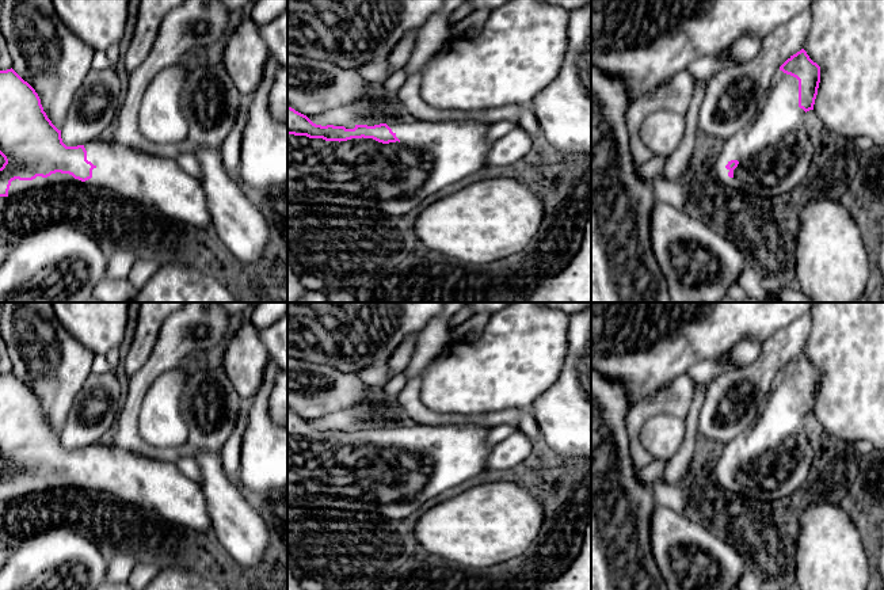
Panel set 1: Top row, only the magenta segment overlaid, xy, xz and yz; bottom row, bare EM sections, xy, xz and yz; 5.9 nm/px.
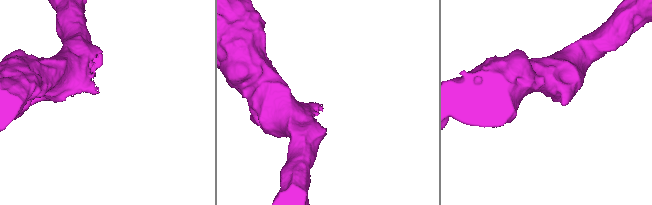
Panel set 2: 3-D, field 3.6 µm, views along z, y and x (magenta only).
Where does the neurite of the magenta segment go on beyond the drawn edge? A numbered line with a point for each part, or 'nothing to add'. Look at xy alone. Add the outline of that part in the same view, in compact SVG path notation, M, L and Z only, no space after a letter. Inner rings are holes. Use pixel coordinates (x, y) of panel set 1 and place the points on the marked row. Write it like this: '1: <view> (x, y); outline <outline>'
1: xy (157, 182); outline M96 138L83 145L87 160L95 165L91 179L81 182L61 172L33 180L15 179L8 195L50 184L81 183L145 203L167 217L197 228L213 227L201 182L182 170L176 160L138 152L114 140Z

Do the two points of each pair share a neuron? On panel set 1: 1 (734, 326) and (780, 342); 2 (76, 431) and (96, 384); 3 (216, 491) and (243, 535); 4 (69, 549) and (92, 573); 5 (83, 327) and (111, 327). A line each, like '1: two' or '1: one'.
1: two
2: one
3: one
4: one
5: one

